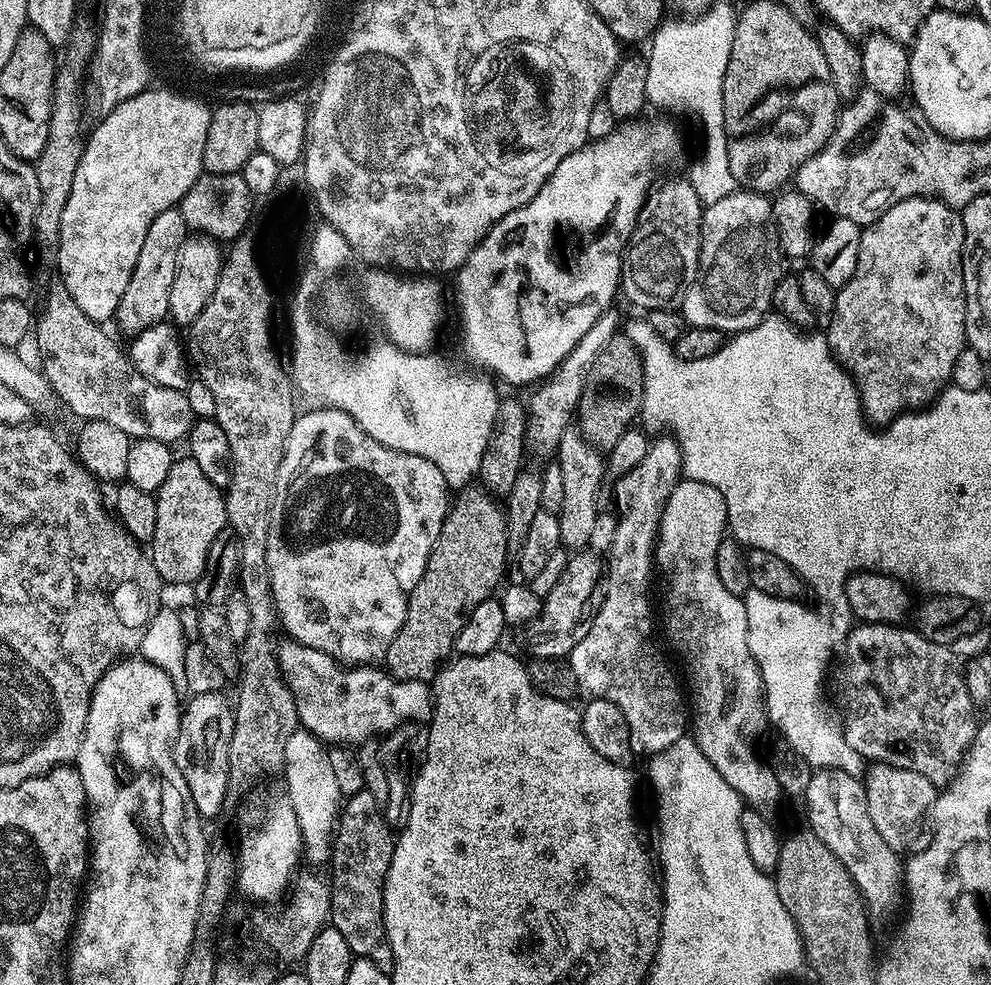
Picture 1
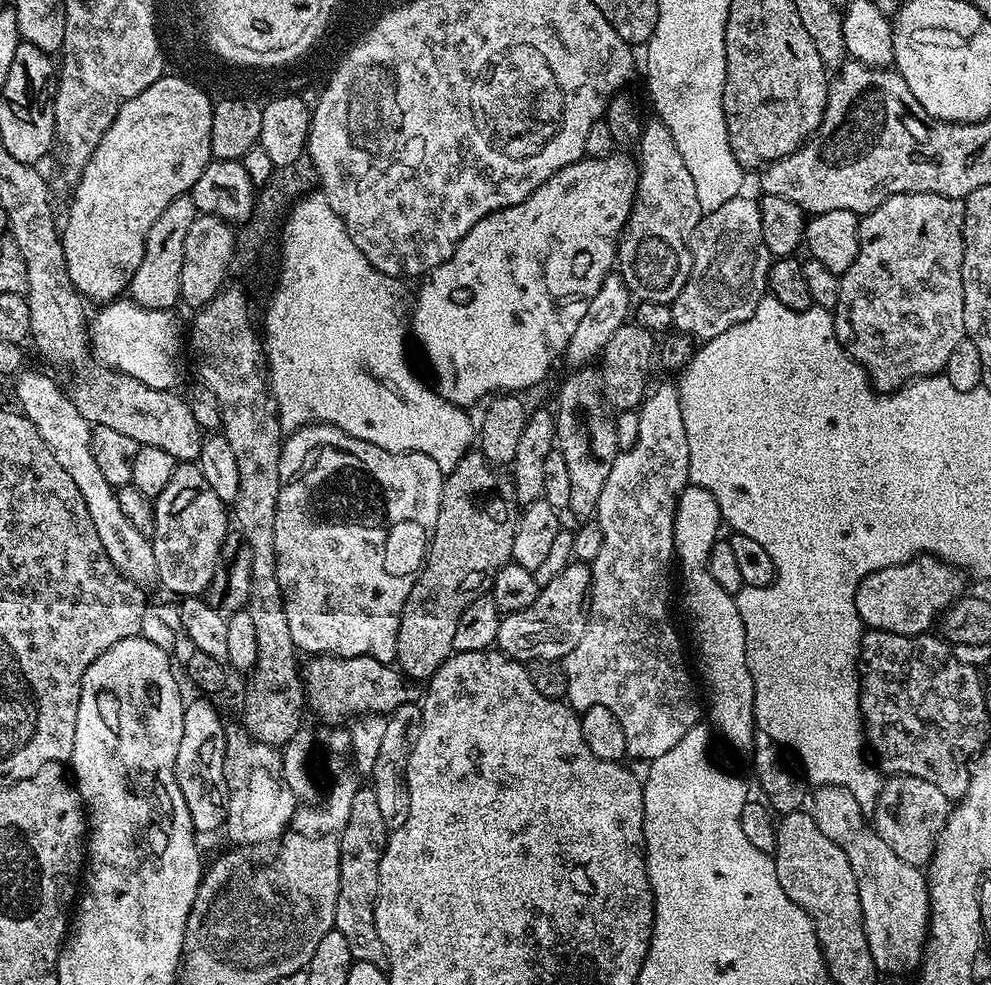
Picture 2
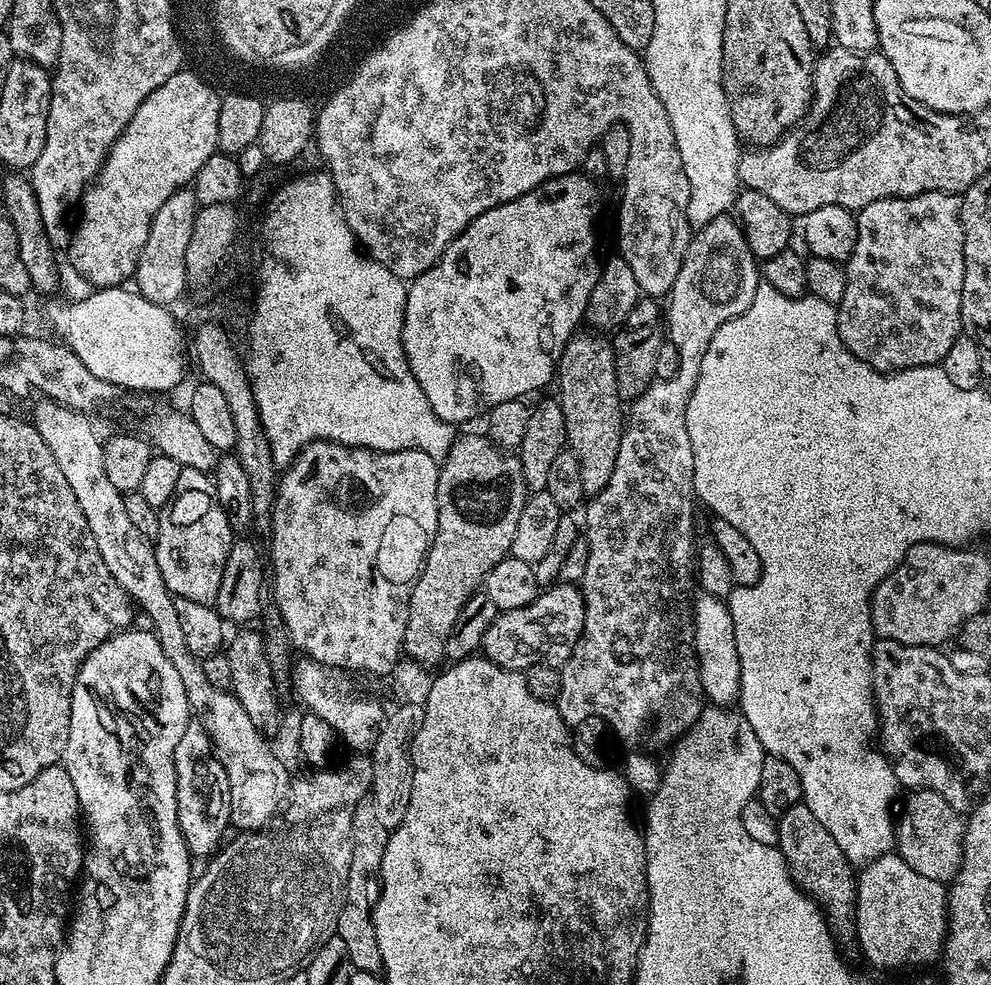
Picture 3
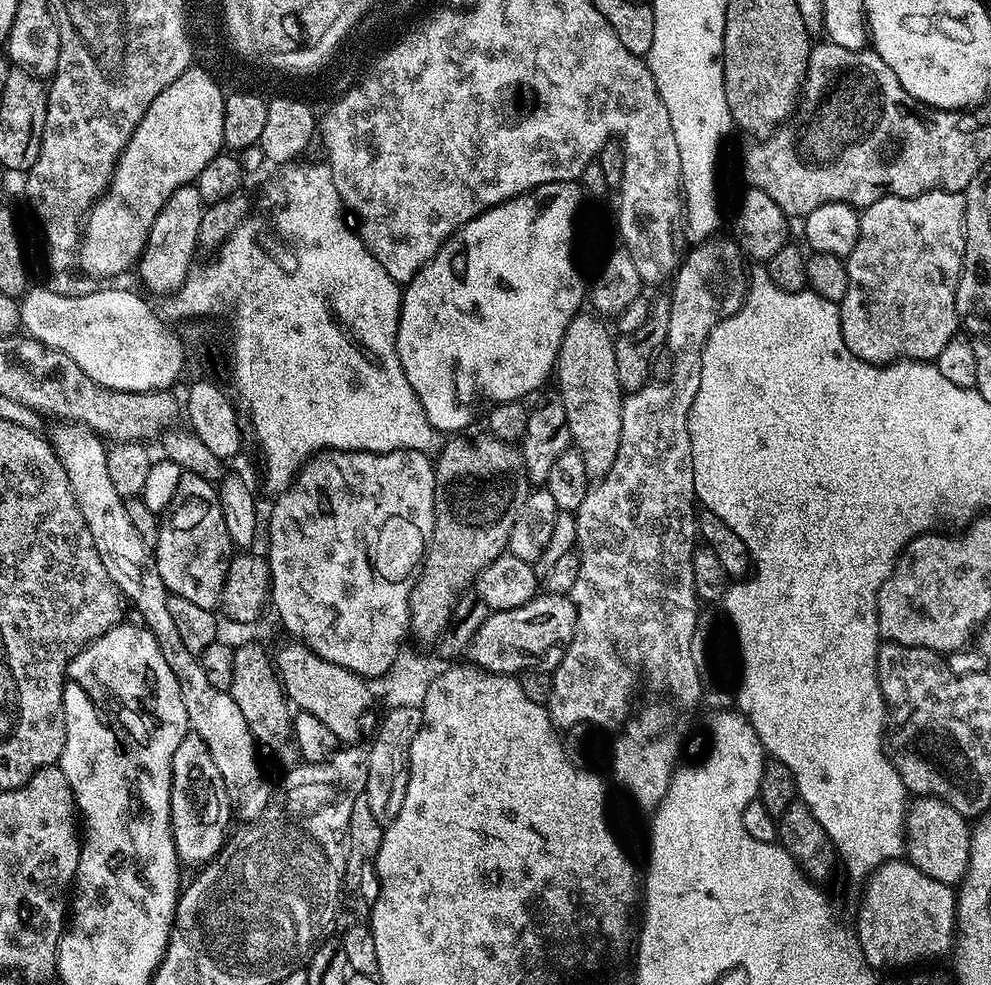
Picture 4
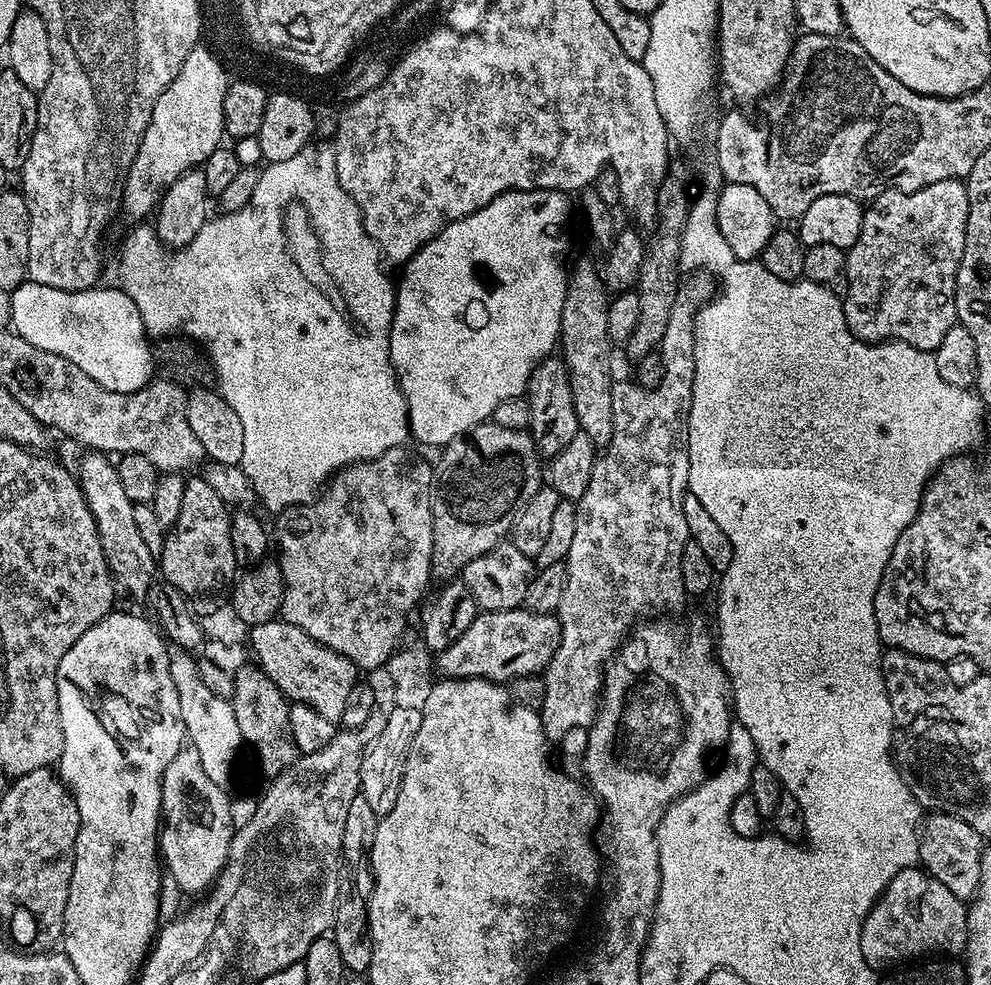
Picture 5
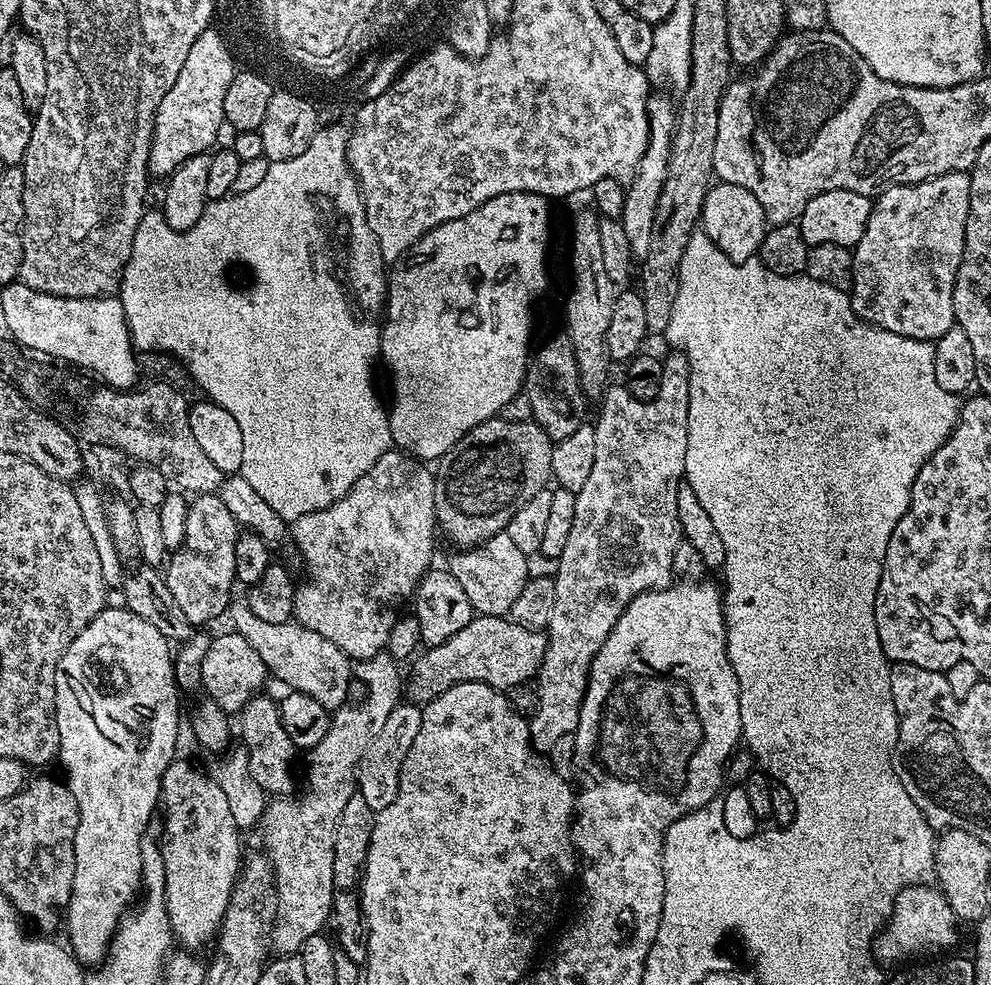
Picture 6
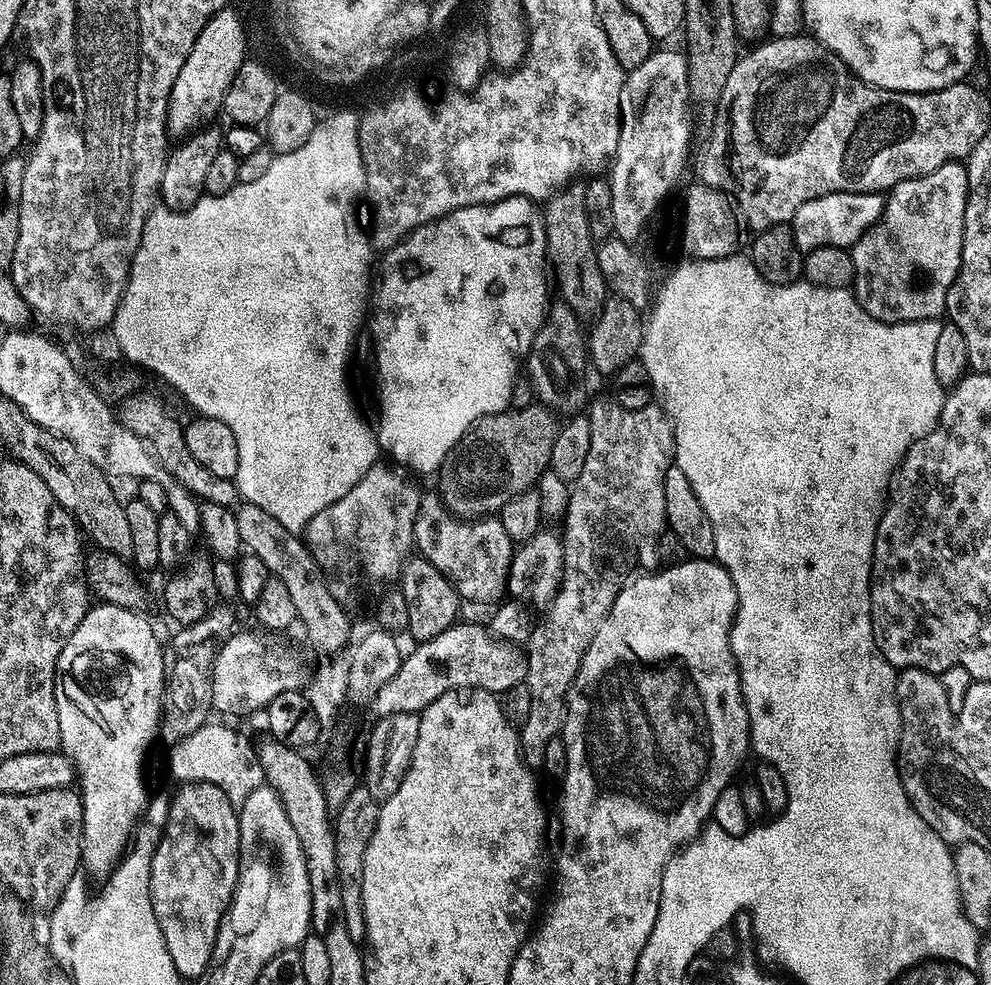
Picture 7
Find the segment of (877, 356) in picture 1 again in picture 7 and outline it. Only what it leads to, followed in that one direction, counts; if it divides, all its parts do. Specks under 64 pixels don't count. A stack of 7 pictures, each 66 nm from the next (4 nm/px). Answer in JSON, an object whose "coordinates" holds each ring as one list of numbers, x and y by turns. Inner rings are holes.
{"coordinates":[[953,162,938,166,925,176,898,182,887,193,884,212,874,226,852,245,854,262,854,295,856,301,875,320,884,324,909,324,915,320,940,320,948,306,948,288,956,281,962,262,964,219,968,201,968,169]]}

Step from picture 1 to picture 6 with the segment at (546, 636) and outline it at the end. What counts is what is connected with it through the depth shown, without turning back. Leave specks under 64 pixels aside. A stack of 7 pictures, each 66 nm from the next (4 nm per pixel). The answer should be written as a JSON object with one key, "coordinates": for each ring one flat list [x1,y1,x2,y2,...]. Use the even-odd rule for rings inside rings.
{"coordinates":[[473,615,472,621,462,626,454,638,446,638,446,642,428,648,425,656,415,657,412,677,406,680,407,699,423,706,462,682,482,682,497,690,513,688,531,681,540,671,547,645,543,631,517,624,511,618]]}

